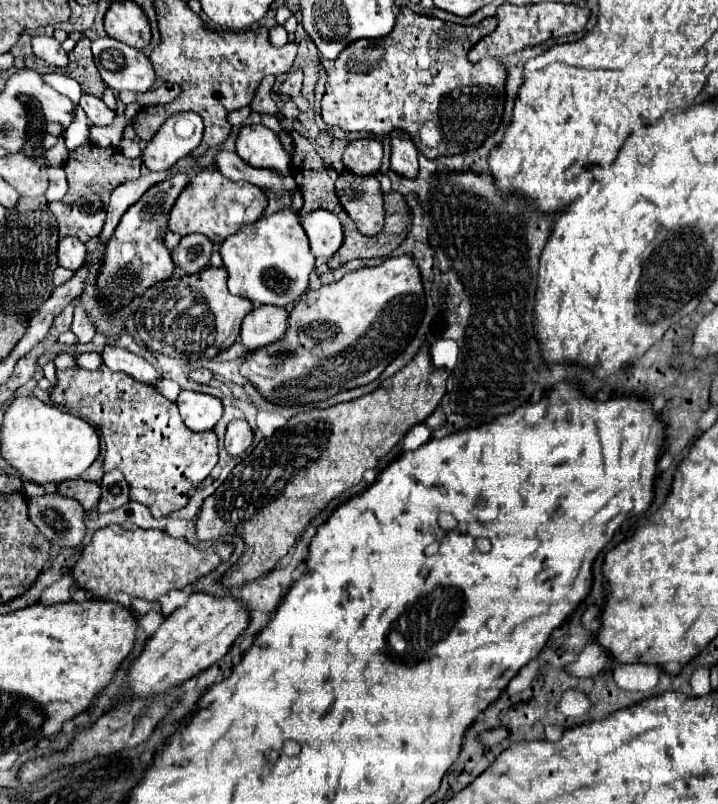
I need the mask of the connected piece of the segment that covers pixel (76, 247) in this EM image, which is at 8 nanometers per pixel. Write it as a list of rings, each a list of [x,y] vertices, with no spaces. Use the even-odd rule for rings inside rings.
[[[65,237],[59,241],[57,259],[59,259],[61,267],[77,271],[83,265],[85,255],[87,255],[87,247],[81,241],[77,241],[75,237]]]

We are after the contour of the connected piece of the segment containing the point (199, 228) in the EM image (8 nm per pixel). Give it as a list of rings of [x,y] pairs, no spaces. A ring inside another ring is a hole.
[[[205,169],[193,175],[177,197],[169,215],[169,229],[179,235],[205,233],[213,243],[221,243],[229,235],[235,235],[243,225],[255,223],[263,215],[265,207],[267,195],[261,187],[255,187],[247,181],[231,181],[219,171]]]

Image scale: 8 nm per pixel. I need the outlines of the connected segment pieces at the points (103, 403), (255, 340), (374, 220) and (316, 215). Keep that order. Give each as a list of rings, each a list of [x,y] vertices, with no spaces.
[[[105,365],[99,371],[57,371],[57,387],[51,401],[95,423],[107,445],[105,471],[121,469],[131,485],[131,499],[145,503],[155,517],[167,517],[183,509],[189,491],[195,489],[217,465],[217,435],[213,431],[191,433],[181,423],[177,405],[159,395],[151,385],[139,383],[127,373],[115,373]]]
[[[275,305],[255,307],[241,325],[241,343],[251,347],[261,347],[273,343],[273,339],[281,339],[287,327],[287,311]]]
[[[341,193],[339,203],[355,221],[357,229],[373,237],[383,229],[385,211],[383,211],[383,193]]]
[[[315,209],[311,213],[297,213],[297,215],[301,227],[309,237],[313,255],[327,261],[343,243],[343,229],[337,215],[333,215],[327,209]]]

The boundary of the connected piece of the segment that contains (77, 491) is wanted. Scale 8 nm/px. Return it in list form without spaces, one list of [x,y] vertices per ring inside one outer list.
[[[71,479],[71,481],[61,481],[57,483],[57,491],[61,495],[69,495],[77,499],[85,511],[91,511],[99,499],[101,499],[101,487],[99,483],[93,481],[83,481],[83,479]]]

